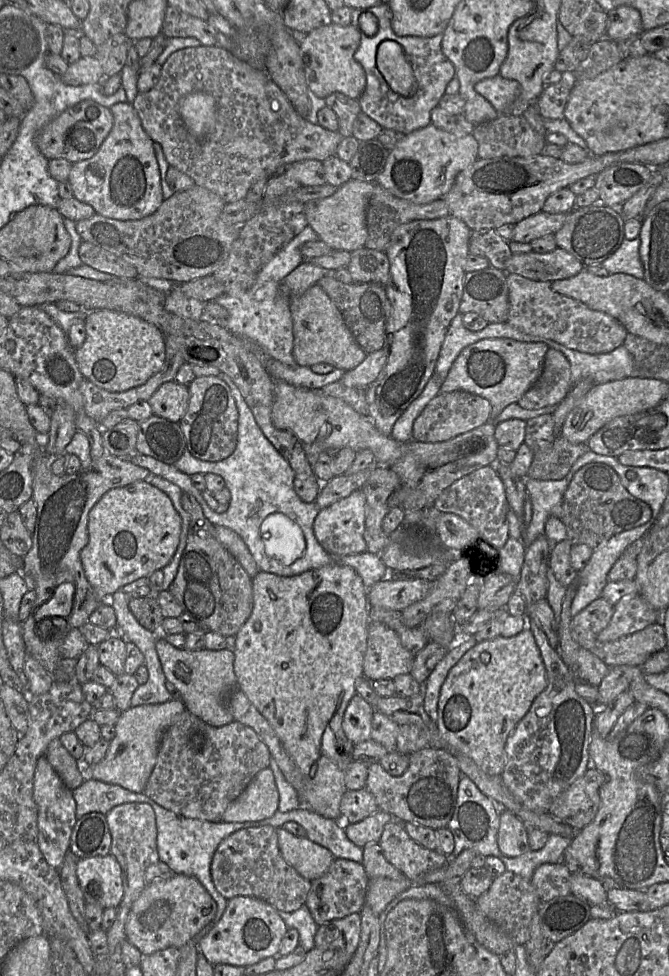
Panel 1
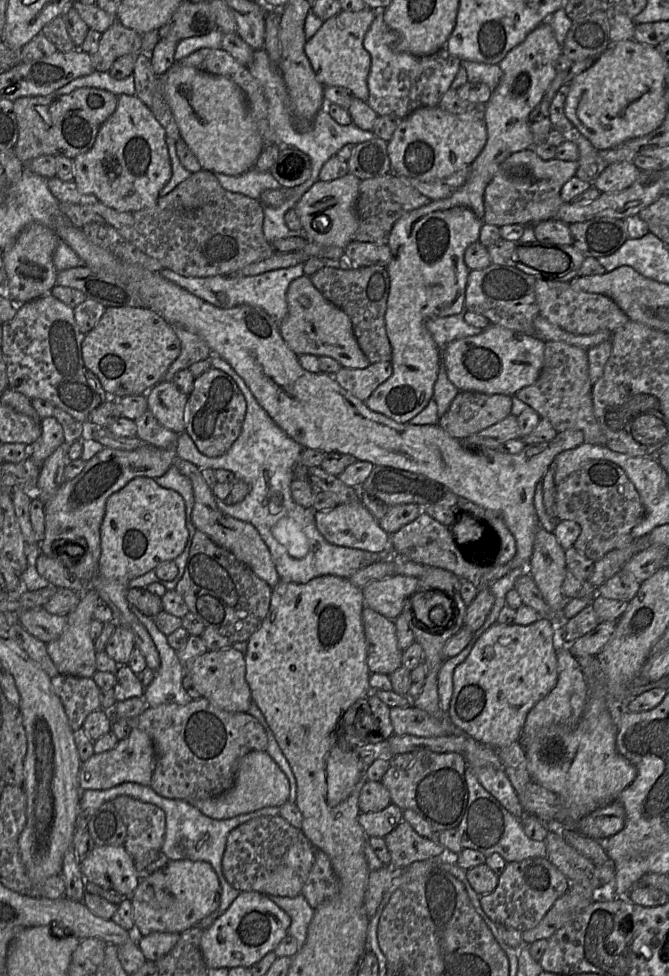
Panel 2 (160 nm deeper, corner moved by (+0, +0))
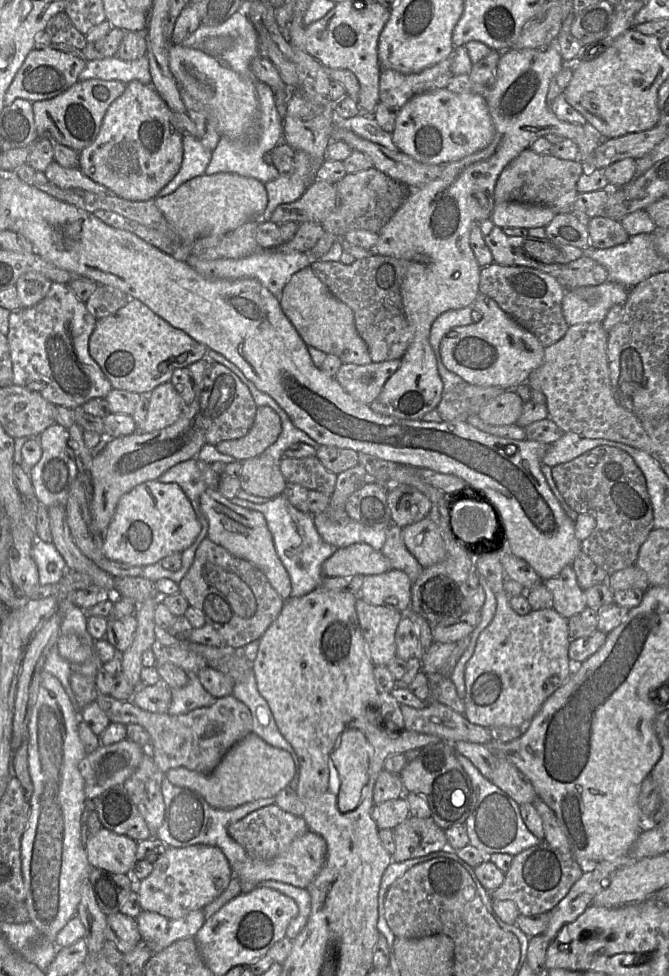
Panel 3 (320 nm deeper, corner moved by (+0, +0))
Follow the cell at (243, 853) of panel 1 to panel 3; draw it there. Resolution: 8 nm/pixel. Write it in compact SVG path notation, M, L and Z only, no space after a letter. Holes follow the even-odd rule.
M276 804L260 808L227 827L228 835L252 858L270 860L287 850L292 841L310 831L302 816L283 811Z

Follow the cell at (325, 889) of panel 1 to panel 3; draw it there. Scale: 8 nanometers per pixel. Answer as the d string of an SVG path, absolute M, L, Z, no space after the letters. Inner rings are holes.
M307 831L295 838L286 851L273 859L262 860L247 856L234 877L237 877L241 884L242 893L255 889L260 882L265 880L276 880L295 887L307 888L322 869L326 852L325 840L313 831Z

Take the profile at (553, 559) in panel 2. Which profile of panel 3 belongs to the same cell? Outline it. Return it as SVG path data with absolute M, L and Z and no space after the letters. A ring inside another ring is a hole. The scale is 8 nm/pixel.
M572 565L565 566L557 576L544 583L553 596L552 607L564 618L569 619L587 607L584 590Z

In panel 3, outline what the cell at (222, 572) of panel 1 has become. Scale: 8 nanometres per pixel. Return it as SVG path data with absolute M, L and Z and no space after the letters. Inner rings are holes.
M208 537L200 543L192 565L179 582L179 588L189 605L199 611L205 622L219 633L223 640L223 646L232 648L243 648L248 643L259 640L278 617L285 601L259 568L245 559L232 555L222 546L212 542Z

